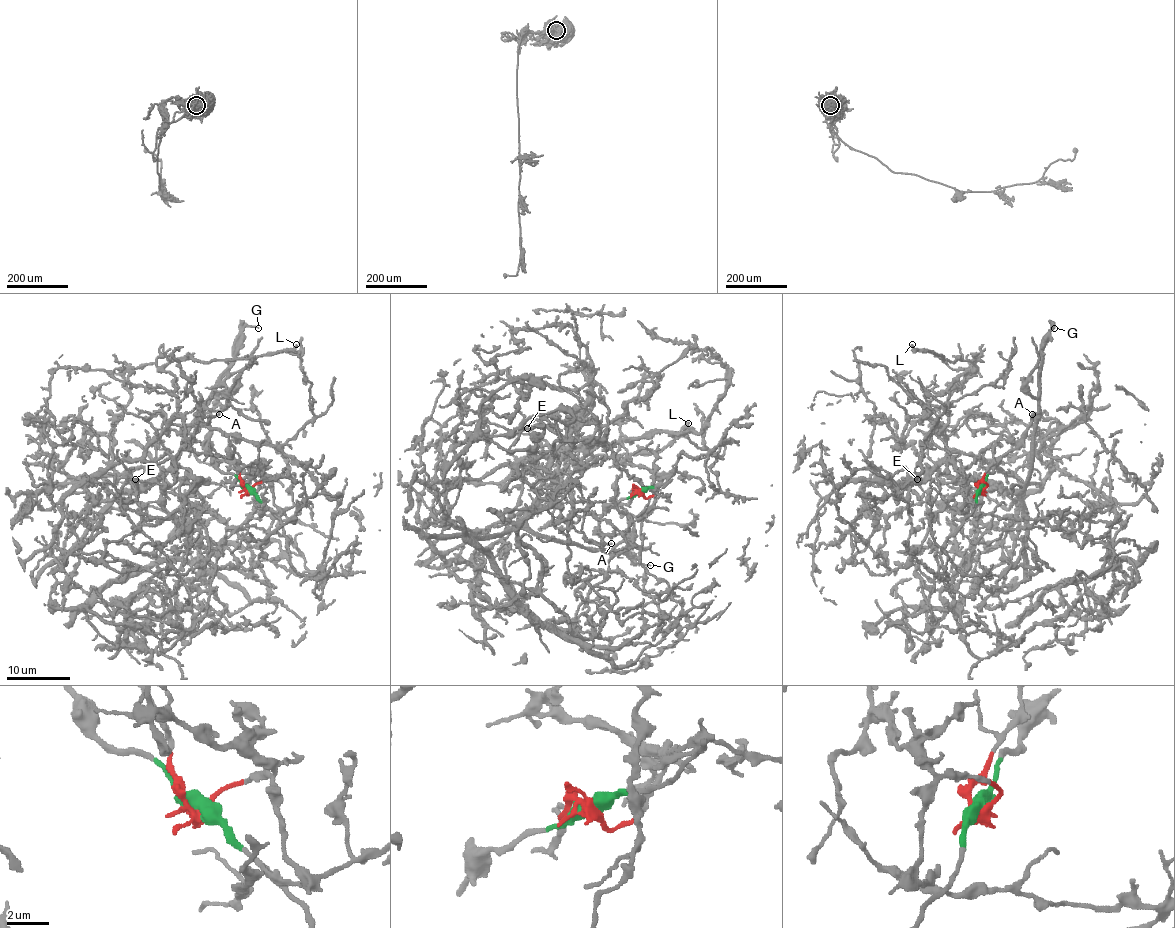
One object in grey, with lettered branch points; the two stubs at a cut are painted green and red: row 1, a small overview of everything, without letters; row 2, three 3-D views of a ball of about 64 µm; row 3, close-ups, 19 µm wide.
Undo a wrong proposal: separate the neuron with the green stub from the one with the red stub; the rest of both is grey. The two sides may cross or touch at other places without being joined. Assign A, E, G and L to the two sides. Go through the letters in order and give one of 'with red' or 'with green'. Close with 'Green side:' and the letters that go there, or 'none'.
A: with green
E: with red
G: with green
L: with red
Green side: A, G

